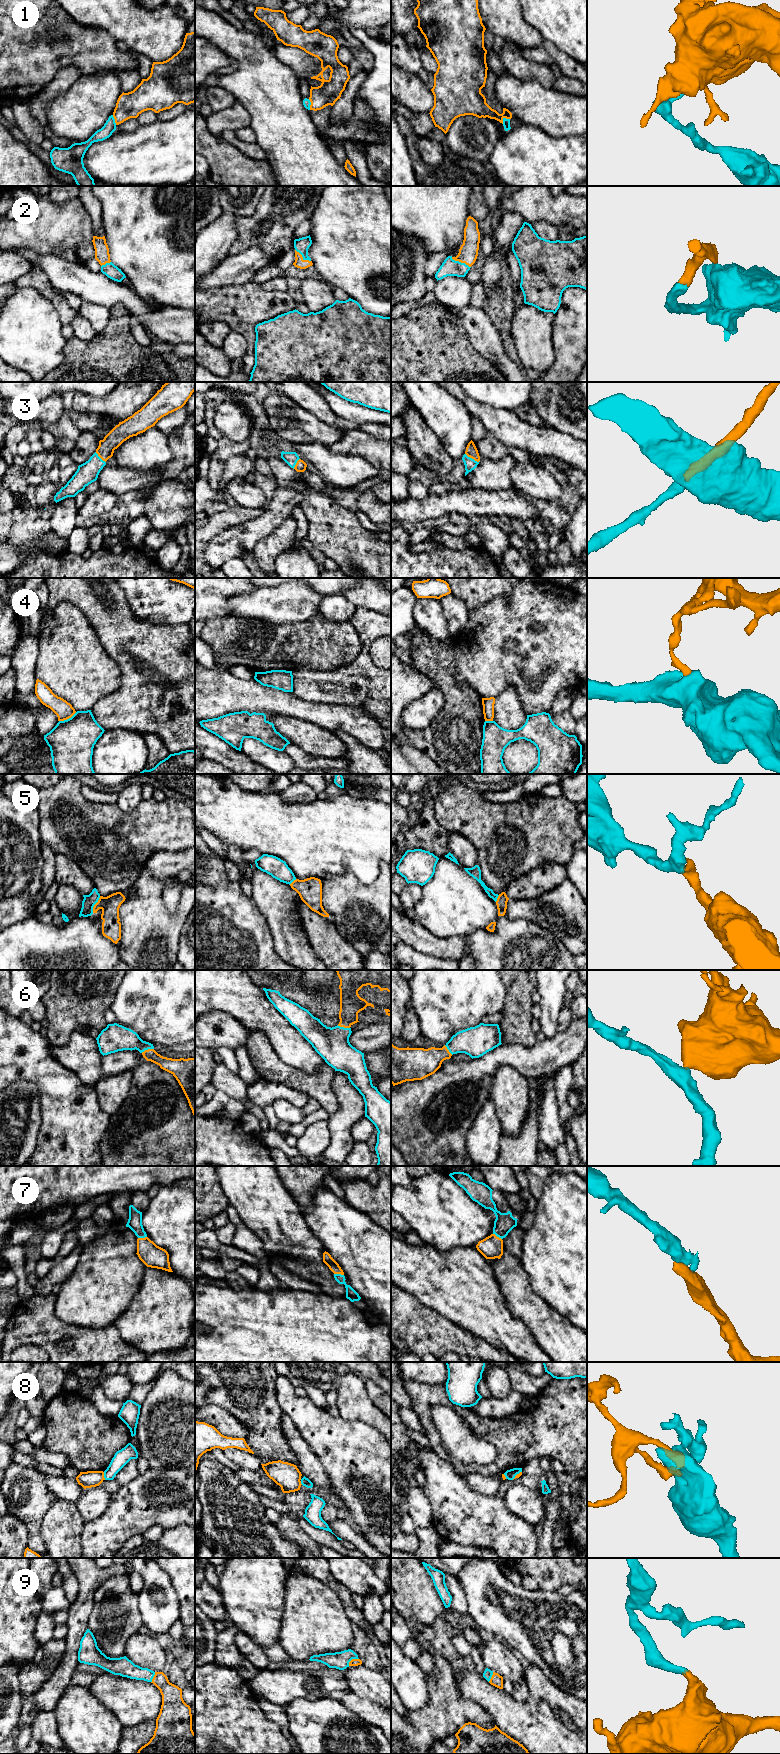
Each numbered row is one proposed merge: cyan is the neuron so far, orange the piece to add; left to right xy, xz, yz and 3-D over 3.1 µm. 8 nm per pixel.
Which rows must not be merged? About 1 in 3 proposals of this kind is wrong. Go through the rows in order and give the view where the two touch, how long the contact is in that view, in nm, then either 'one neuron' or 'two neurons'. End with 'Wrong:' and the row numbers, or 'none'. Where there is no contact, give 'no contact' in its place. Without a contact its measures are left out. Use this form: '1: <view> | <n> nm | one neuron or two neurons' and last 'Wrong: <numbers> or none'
1: yz | 80 nm | two neurons
2: yz | 180 nm | one neuron
3: yz | 140 nm | one neuron
4: xy | 160 nm | two neurons
5: xy | 150 nm | two neurons
6: xy | 110 nm | one neuron
7: xz | 80 nm | one neuron
8: xy | 70 nm | two neurons
9: xz | 110 nm | one neuron
Wrong: 1, 4, 5, 8

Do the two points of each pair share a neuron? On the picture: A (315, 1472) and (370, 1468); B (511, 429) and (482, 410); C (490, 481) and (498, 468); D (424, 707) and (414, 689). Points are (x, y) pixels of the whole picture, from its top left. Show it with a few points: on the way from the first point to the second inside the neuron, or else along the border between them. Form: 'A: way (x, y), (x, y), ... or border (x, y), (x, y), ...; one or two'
A: border (312, 1451), (328, 1477), (329, 1488), (326, 1491); two
B: way (504, 424), (489, 416); one
C: way (491, 478), (498, 471); one
D: border (433, 687), (422, 696), (414, 699), (402, 713); two

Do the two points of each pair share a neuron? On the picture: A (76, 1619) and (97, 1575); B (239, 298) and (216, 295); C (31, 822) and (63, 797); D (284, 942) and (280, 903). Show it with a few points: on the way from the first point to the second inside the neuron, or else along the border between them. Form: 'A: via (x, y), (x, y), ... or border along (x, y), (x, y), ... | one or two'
A: via (81, 1608), (86, 1602), (87, 1586) | one
B: via (233, 298), (222, 298) | one
C: border along (38, 815), (38, 834), (41, 839) | two
D: via (284, 932), (284, 921), (281, 913) | one

